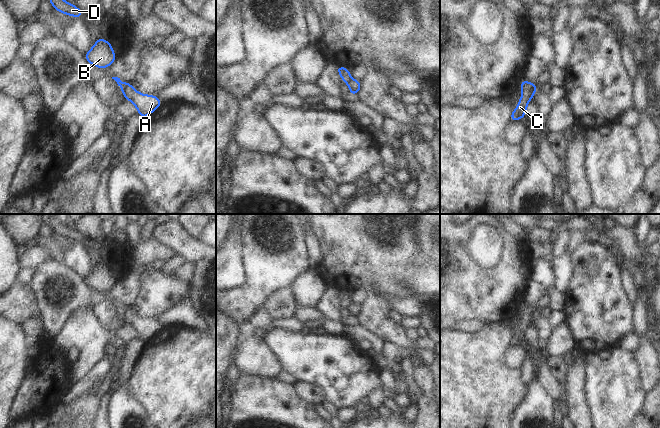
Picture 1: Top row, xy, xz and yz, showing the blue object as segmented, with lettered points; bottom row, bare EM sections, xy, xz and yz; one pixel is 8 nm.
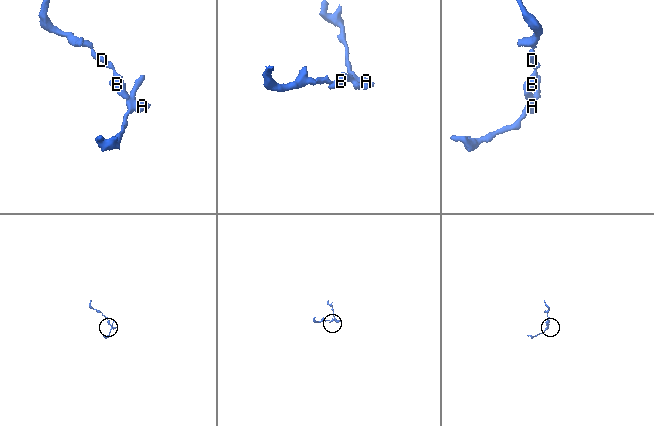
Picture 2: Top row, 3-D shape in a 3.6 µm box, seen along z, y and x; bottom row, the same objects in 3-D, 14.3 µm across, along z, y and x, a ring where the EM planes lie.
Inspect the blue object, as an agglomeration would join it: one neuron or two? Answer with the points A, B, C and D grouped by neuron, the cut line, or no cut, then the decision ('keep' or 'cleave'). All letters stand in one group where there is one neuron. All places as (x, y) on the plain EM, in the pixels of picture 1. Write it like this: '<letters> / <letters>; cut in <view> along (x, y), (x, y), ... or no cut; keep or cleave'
A / B C D; cut in yz along (532, 307), (526, 315), (529, 322); cleave

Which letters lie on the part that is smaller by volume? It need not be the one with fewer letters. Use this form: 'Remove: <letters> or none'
Remove: A

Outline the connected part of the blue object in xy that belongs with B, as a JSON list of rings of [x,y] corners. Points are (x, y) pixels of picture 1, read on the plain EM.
[[[98,262],[94,270],[85,278],[86,285],[93,290],[104,293],[116,284],[112,268],[104,262]]]

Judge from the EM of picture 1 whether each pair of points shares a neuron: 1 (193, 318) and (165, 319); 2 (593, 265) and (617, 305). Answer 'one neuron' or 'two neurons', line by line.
1: one neuron
2: two neurons

